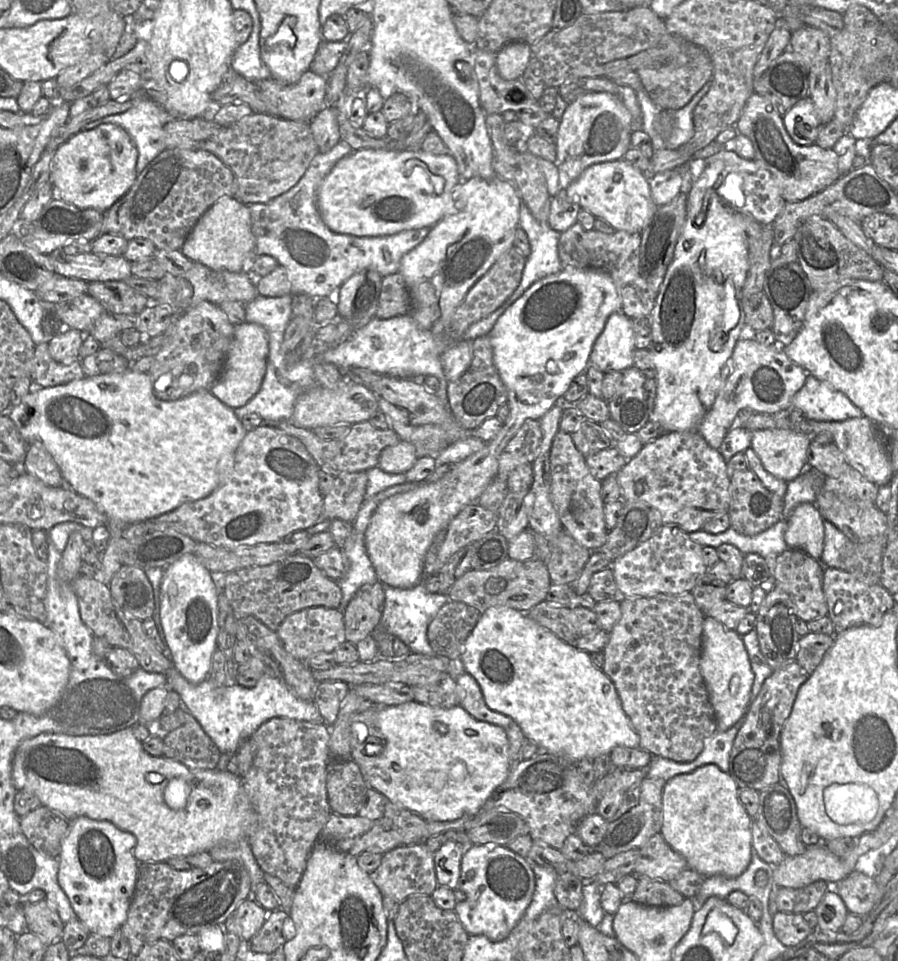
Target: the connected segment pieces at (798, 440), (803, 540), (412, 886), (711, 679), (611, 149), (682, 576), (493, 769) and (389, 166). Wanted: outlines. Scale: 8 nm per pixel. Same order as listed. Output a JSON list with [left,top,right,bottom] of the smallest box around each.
[[750,428,812,482],[784,503,823,560],[370,842,438,903],[700,616,754,731],[555,92,633,189],[611,525,708,598],[356,700,513,821],[316,149,460,237]]

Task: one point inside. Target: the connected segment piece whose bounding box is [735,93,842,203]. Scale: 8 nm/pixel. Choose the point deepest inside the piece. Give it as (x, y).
(800, 171)

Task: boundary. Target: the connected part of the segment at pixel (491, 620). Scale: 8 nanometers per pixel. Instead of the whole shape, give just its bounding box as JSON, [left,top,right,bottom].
[459,606,640,762]

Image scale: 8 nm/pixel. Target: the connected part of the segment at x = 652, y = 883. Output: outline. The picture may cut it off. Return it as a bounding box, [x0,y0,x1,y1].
[630,876,686,906]

